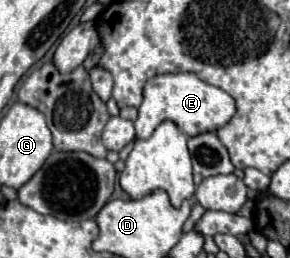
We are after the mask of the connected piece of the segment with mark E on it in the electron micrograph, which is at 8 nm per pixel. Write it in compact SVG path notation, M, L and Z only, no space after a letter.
M160 74L146 82L144 100L138 108L136 138L150 138L160 122L174 122L186 136L198 136L202 132L216 132L236 114L236 100L218 86L202 82L194 74Z

